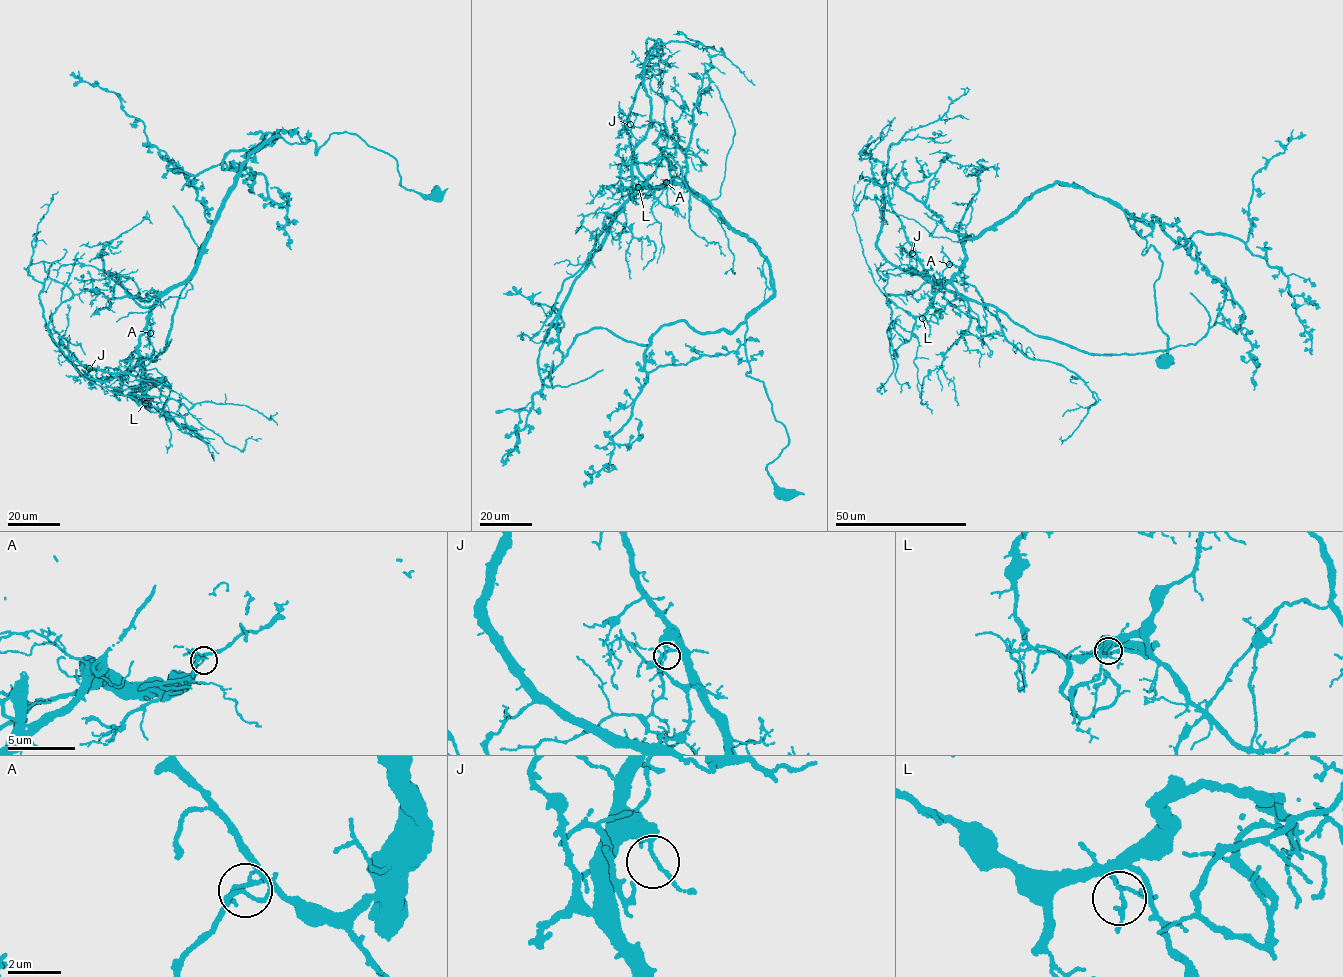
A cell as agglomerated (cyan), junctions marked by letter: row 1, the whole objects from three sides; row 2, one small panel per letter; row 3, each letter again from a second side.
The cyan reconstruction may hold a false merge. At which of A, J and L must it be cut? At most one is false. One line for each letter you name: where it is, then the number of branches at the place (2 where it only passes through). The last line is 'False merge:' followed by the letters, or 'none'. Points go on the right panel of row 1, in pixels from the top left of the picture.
A: place (949, 264); branches 2
False merge: A

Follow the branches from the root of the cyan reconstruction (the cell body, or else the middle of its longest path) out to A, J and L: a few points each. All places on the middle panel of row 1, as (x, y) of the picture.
A: (791, 494), (767, 468), (788, 445), (785, 428), (746, 374), (764, 256), (708, 201), (656, 187), (666, 182)
J: (791, 494), (767, 468), (788, 445), (785, 428), (746, 374), (764, 256), (696, 193), (645, 186), (630, 124)
L: (791, 494), (767, 468), (788, 445), (785, 428), (746, 374), (764, 256), (696, 193), (638, 187)

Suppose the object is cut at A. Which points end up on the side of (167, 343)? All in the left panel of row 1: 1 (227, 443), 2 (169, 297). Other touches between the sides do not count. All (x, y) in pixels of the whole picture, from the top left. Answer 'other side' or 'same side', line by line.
1: same side
2: other side

